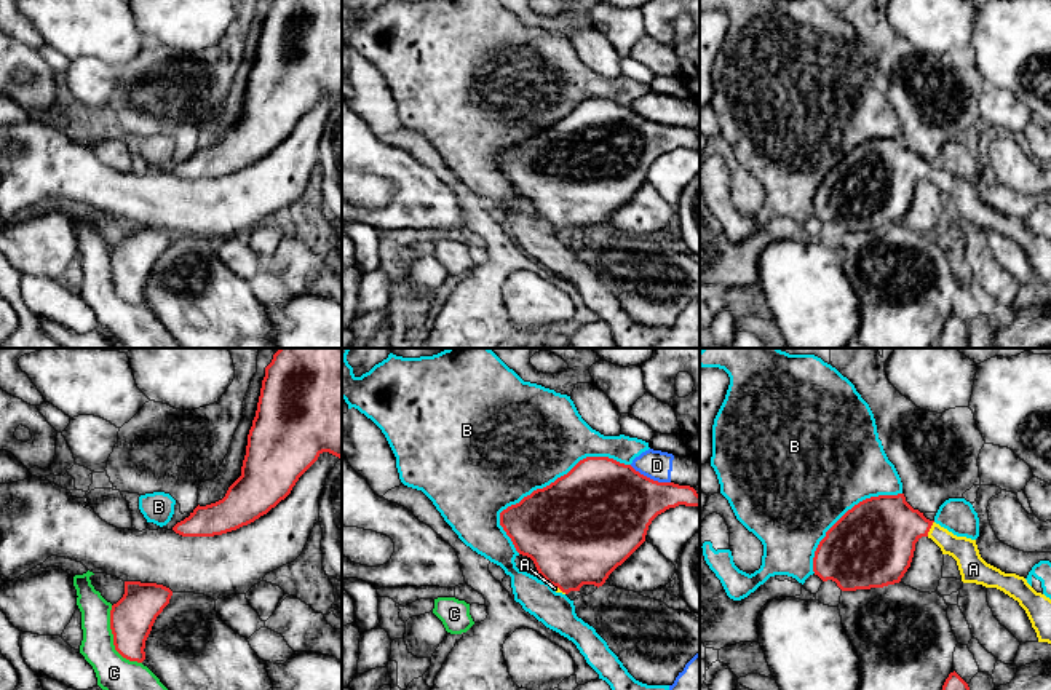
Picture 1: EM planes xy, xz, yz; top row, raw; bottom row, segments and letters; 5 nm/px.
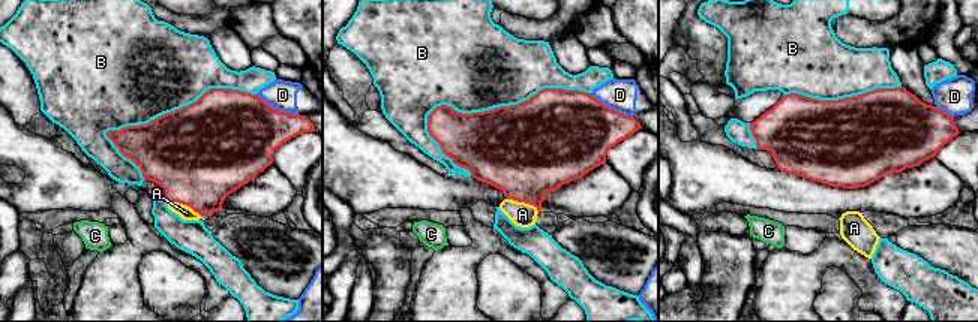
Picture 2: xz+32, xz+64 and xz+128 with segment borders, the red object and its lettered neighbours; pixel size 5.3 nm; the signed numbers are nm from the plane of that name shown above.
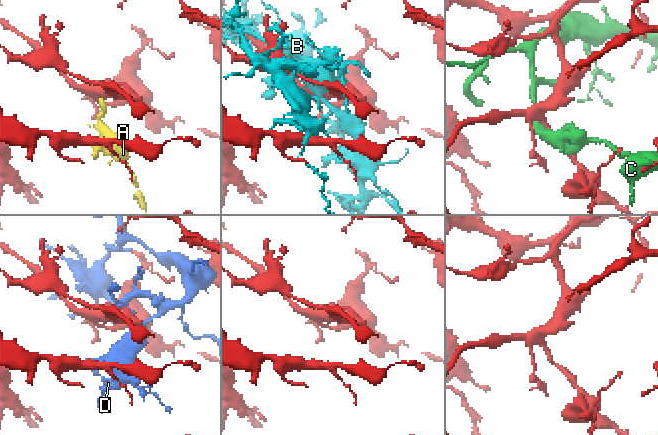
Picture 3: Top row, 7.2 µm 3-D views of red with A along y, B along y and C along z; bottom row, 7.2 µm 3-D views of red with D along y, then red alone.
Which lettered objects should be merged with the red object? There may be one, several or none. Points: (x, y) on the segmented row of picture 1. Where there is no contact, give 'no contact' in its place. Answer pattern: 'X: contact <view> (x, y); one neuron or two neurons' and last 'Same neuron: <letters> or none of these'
A: contact yz (930, 527); one neuron
B: contact xz (561, 476); two neurons
C: contact xy (114, 641); two neurons
D: contact xz (649, 478); two neurons
Same neuron: A

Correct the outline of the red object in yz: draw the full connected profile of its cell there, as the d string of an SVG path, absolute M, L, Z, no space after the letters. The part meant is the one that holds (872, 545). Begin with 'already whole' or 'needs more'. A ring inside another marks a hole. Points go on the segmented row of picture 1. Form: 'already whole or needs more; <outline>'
needs more; M904 494L871 497L848 510L819 541L813 572L823 581L832 580L842 591L883 588L899 583L910 567L915 543L922 538L931 538L942 551L957 561L962 581L976 583L986 588L997 588L1019 602L1025 610L1038 642L1051 644L1051 599L1037 593L1024 577L1005 573L987 564L978 549L976 540L957 537L934 521L930 521L914 510Z

